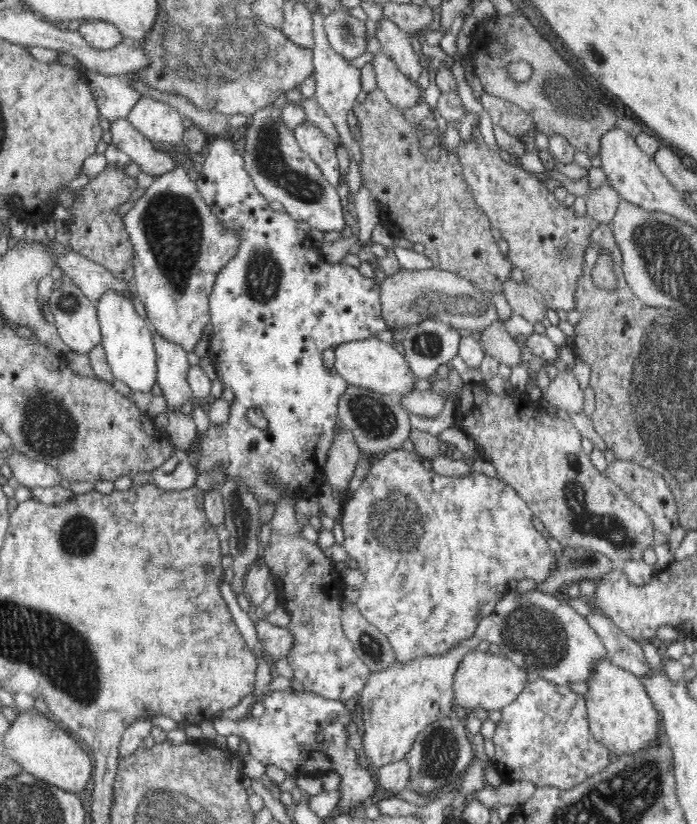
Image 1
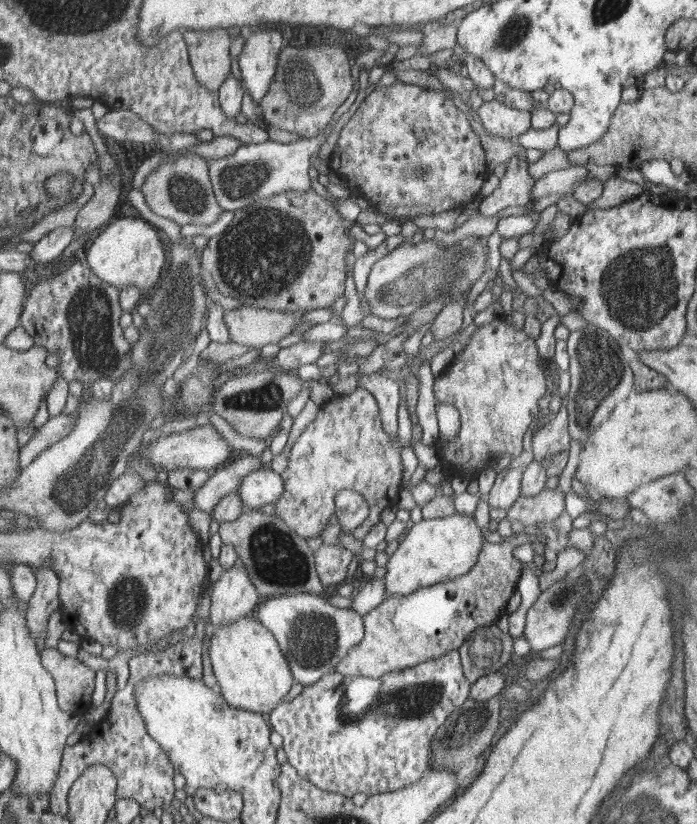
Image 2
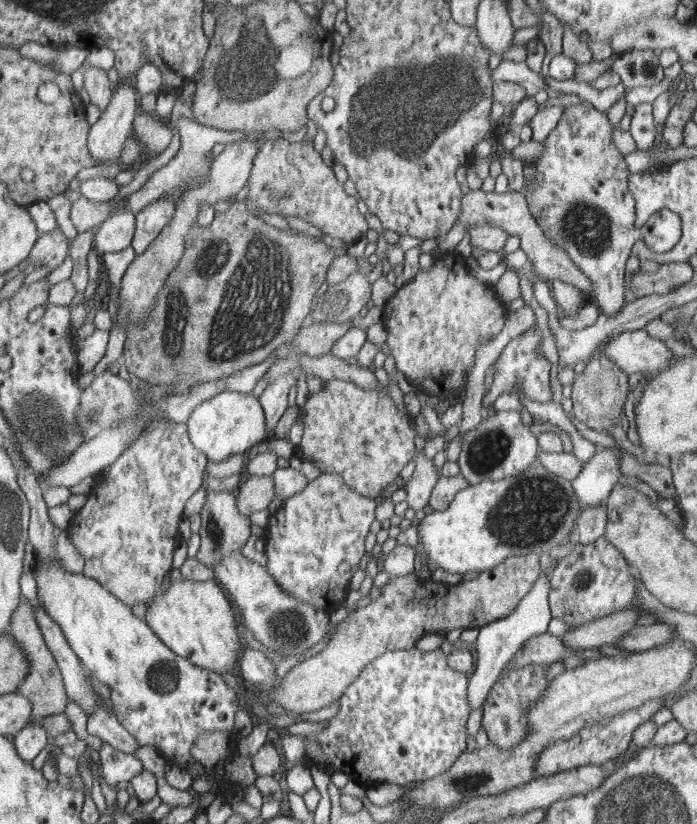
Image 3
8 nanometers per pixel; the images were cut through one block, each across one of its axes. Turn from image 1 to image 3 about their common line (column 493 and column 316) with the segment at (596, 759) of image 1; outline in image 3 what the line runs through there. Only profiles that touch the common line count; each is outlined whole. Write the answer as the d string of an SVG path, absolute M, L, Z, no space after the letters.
M412 647L410 650L385 652L374 662L368 663L367 668L360 674L359 678L343 692L342 698L339 699L340 711L337 716L327 721L328 727L321 734L309 735L308 737L317 740L322 745L325 761L334 772L336 770L344 772L346 775L350 775L352 781L356 781L366 788L382 784L406 785L412 781L429 780L446 772L466 750L466 744L468 744L466 742L466 726L464 726L468 720L466 686L470 686L470 684L471 682L468 682L466 674L462 674L459 670L451 667L447 655L441 649L421 651Z

